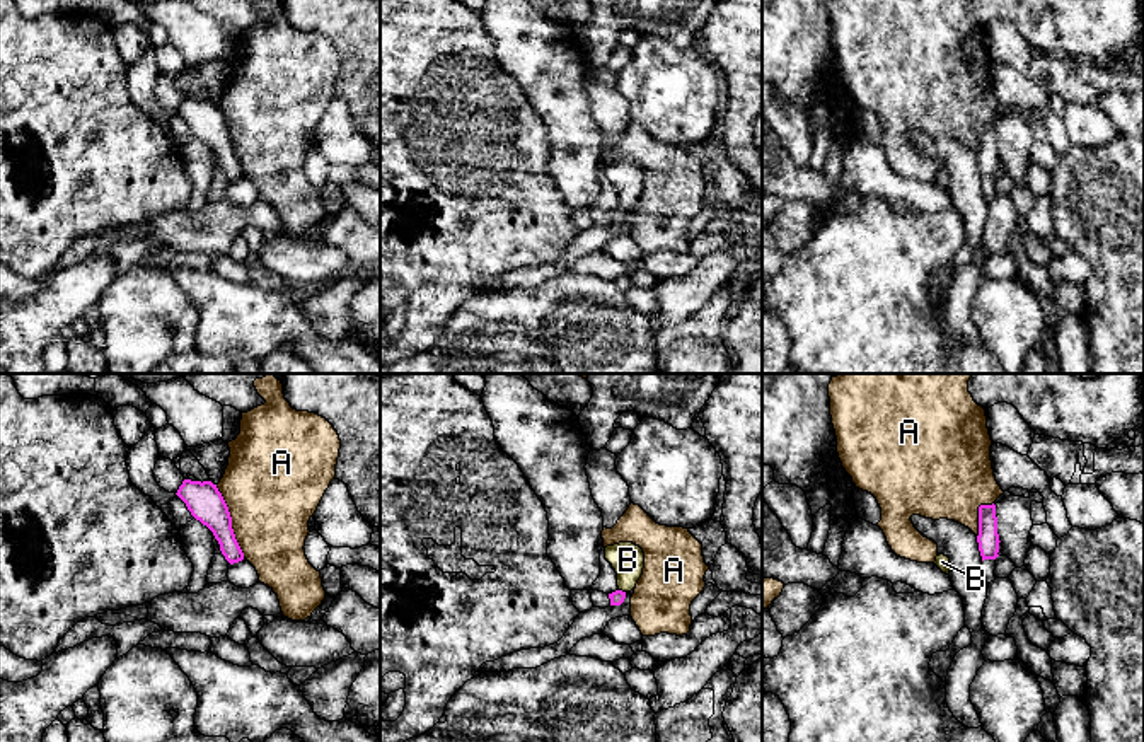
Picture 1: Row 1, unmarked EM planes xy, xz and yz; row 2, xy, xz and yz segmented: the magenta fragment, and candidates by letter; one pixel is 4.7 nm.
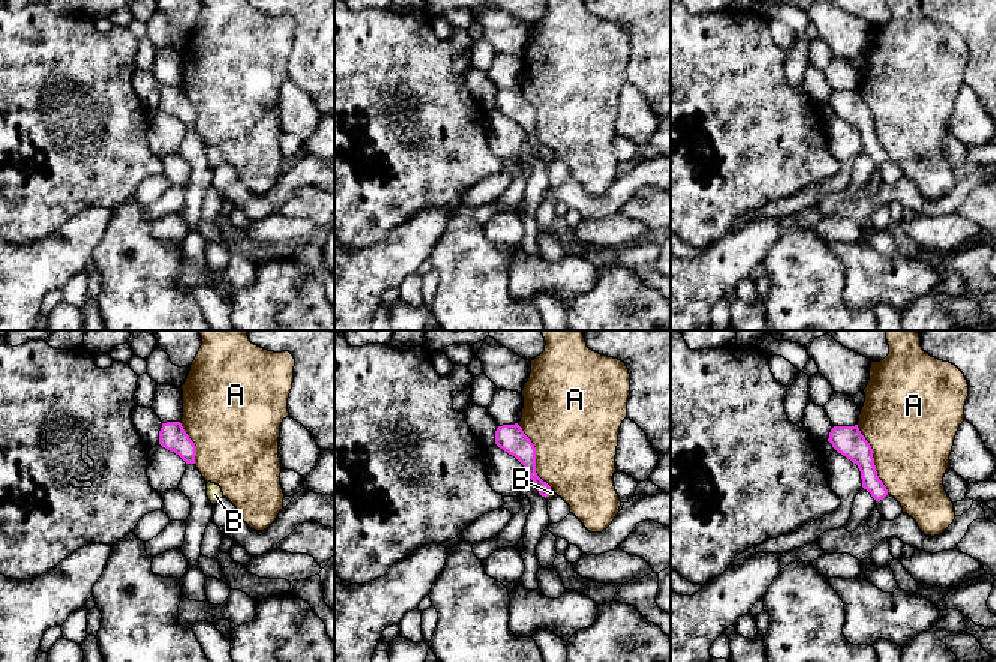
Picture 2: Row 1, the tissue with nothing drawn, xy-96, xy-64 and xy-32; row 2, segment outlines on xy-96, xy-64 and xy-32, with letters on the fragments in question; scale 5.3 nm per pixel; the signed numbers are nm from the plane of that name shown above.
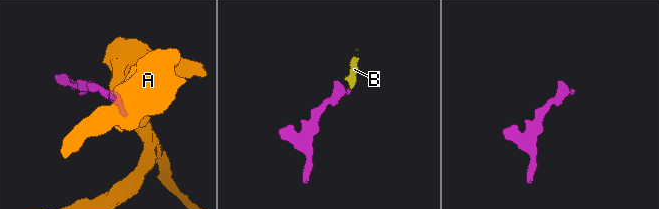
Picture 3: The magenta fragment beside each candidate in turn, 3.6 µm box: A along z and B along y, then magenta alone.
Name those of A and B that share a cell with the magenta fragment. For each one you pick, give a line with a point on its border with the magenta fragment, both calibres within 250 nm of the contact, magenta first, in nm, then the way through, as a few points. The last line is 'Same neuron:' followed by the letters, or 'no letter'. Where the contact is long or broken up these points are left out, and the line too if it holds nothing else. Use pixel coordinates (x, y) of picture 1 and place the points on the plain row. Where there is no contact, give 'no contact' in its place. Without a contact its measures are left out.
B: xz (621, 208) | 70/160 nm | across xz (616, 215), (621, 208), (628, 195), (628, 178)
Same neuron: B

